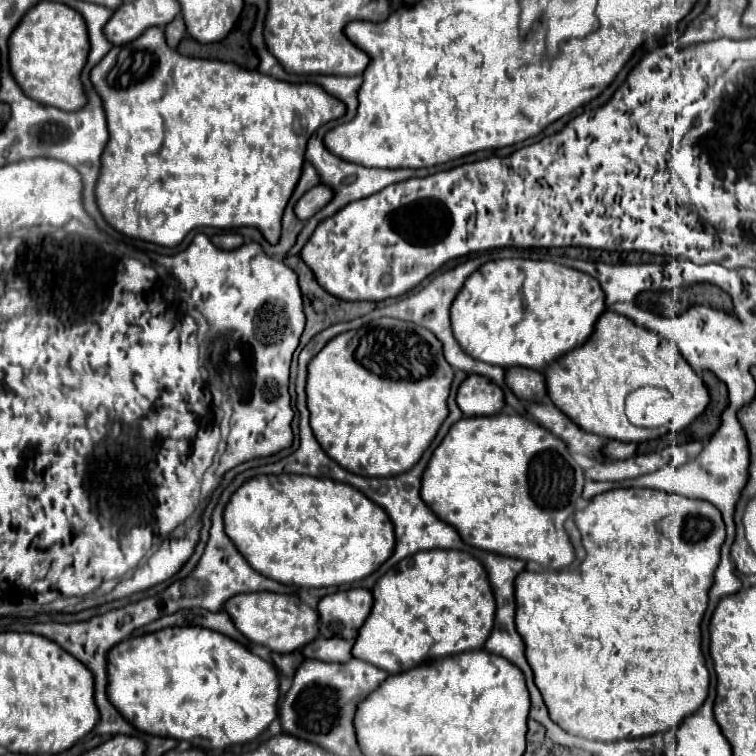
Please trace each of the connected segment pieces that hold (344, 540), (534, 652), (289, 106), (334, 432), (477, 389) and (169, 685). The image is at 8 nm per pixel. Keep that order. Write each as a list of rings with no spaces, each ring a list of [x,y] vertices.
[[[280,474],[258,476],[242,484],[230,498],[224,512],[226,534],[260,574],[300,588],[322,588],[352,584],[376,572],[394,552],[396,536],[390,516],[360,490],[330,478]]]
[[[618,488],[604,494],[598,494],[590,500],[584,510],[578,510],[576,526],[582,534],[582,544],[586,548],[586,558],[578,568],[578,574],[568,574],[562,570],[552,570],[541,565],[540,571],[526,570],[516,578],[516,626],[526,642],[526,658],[534,670],[536,686],[542,692],[542,698],[548,706],[550,718],[562,726],[562,730],[582,736],[588,740],[624,740],[624,738],[642,738],[658,732],[668,732],[676,728],[686,716],[694,714],[698,706],[708,696],[710,672],[702,654],[702,634],[700,622],[708,606],[708,590],[714,582],[714,570],[720,562],[720,546],[726,540],[726,526],[718,508],[704,500],[692,500],[680,494],[658,492],[650,488]]]
[[[150,28],[146,30],[140,38],[132,40],[130,44],[124,46],[114,46],[98,66],[90,72],[92,84],[96,86],[98,94],[104,100],[104,110],[108,116],[108,132],[110,132],[110,142],[102,154],[102,174],[96,186],[96,198],[98,198],[98,208],[106,222],[114,226],[118,232],[140,238],[146,242],[154,242],[160,246],[178,246],[186,234],[194,228],[202,226],[214,226],[214,228],[242,228],[242,226],[252,226],[258,228],[270,244],[278,244],[280,232],[282,232],[282,214],[284,208],[296,188],[296,182],[300,180],[302,174],[302,164],[304,164],[304,152],[306,152],[306,142],[310,136],[318,130],[318,126],[326,124],[328,120],[340,118],[346,110],[344,102],[338,102],[332,94],[326,94],[322,86],[318,84],[290,84],[284,80],[276,80],[270,76],[262,76],[256,70],[244,70],[236,66],[234,62],[220,62],[220,60],[204,60],[204,58],[188,58],[178,54],[166,44],[166,36],[162,34],[162,28]]]
[[[378,318],[378,324],[368,324],[356,330],[348,330],[344,334],[338,334],[336,338],[332,338],[308,364],[308,384],[306,384],[306,394],[308,394],[308,410],[310,410],[310,426],[314,430],[316,440],[320,442],[320,446],[324,448],[324,452],[336,460],[342,468],[350,470],[350,472],[366,472],[368,476],[394,476],[394,474],[402,474],[406,470],[410,470],[424,454],[424,450],[432,444],[432,440],[436,438],[442,422],[448,416],[448,394],[450,394],[450,384],[454,380],[454,370],[450,368],[450,364],[444,358],[442,352],[442,342],[426,328],[412,324],[412,322],[404,322],[404,320],[396,320],[396,318]]]
[[[470,374],[460,386],[456,402],[464,416],[490,416],[502,410],[504,392],[490,378]]]
[[[202,626],[166,628],[114,646],[108,654],[108,690],[110,702],[140,732],[188,742],[198,740],[204,750],[258,738],[278,718],[280,702],[280,680],[272,662],[252,654],[240,642]]]

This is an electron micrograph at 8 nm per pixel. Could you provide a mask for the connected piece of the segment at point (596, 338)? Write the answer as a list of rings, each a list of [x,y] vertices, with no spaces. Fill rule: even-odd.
[[[610,310],[600,316],[594,334],[584,346],[578,346],[546,368],[546,382],[550,400],[582,430],[620,442],[644,442],[667,432],[678,433],[698,418],[710,402],[702,378],[696,376],[674,342],[668,342],[666,338],[634,324],[630,318]],[[642,386],[666,388],[672,394],[676,414],[670,420],[670,427],[665,425],[657,428],[657,432],[650,432],[648,428],[628,422],[624,414],[624,398]]]

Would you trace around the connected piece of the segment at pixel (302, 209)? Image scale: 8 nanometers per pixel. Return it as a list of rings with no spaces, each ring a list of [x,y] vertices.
[[[314,186],[312,190],[308,190],[296,204],[294,212],[300,220],[308,220],[312,218],[312,214],[316,214],[318,210],[322,210],[322,206],[326,206],[326,202],[330,202],[330,198],[334,196],[330,186]]]

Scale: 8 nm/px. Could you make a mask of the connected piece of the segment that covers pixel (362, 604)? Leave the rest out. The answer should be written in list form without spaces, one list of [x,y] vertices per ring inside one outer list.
[[[352,588],[324,596],[318,604],[322,636],[340,636],[346,640],[354,640],[360,626],[368,618],[372,604],[372,592],[366,588]]]

